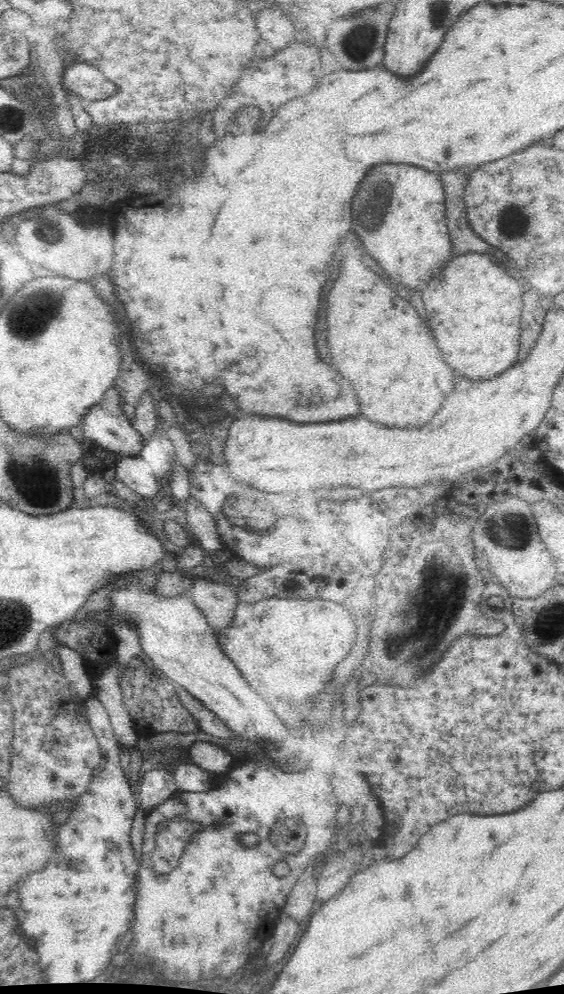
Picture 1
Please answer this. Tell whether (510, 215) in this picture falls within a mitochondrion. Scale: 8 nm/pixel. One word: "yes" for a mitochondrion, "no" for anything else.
yes

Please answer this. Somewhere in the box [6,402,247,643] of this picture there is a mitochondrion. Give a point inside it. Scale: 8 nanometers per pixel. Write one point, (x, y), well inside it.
(37, 483)

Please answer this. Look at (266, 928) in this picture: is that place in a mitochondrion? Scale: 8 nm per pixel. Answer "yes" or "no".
no

